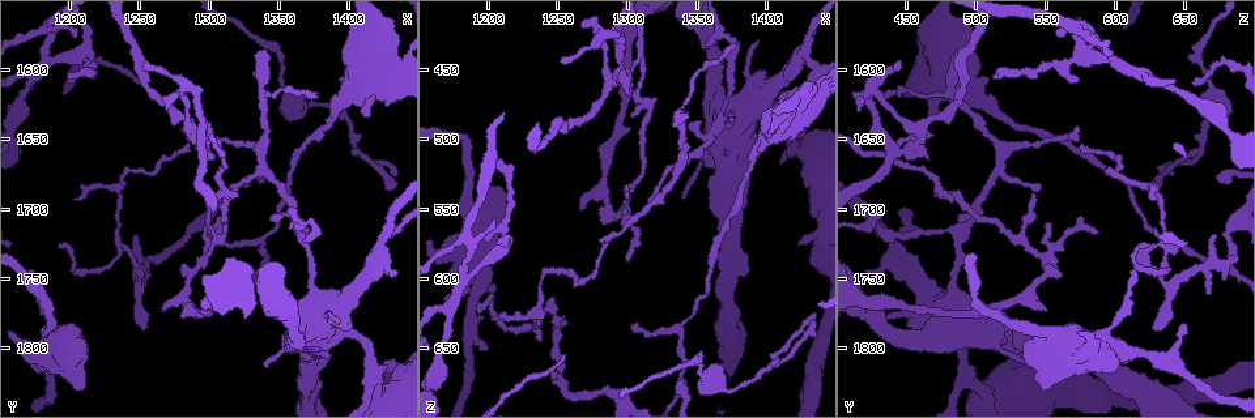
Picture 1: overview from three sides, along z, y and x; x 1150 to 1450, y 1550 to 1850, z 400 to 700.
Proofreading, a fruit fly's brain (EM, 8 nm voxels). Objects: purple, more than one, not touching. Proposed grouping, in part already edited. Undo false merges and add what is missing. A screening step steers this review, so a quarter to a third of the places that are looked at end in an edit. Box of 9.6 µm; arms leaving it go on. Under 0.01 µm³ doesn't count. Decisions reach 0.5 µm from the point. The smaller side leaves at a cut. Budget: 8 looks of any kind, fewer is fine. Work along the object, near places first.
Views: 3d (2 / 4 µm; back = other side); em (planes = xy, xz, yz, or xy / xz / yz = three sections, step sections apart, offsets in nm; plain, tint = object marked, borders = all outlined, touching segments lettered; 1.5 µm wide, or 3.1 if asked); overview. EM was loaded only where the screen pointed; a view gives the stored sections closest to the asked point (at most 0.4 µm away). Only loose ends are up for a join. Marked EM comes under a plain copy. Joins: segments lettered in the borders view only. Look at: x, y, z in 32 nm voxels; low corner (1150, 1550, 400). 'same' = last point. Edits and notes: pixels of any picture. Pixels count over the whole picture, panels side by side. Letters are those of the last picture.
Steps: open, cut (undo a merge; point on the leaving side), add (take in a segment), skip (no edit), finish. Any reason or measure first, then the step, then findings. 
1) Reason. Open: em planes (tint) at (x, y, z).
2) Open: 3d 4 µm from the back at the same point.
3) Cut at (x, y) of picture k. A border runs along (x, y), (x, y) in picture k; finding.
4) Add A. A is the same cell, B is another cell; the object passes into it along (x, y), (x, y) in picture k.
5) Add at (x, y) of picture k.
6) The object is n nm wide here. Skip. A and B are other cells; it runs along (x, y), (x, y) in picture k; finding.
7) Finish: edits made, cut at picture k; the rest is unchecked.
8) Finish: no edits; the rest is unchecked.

Sharp bend. Open: em planes (borders) at (1284, 1612, 424).

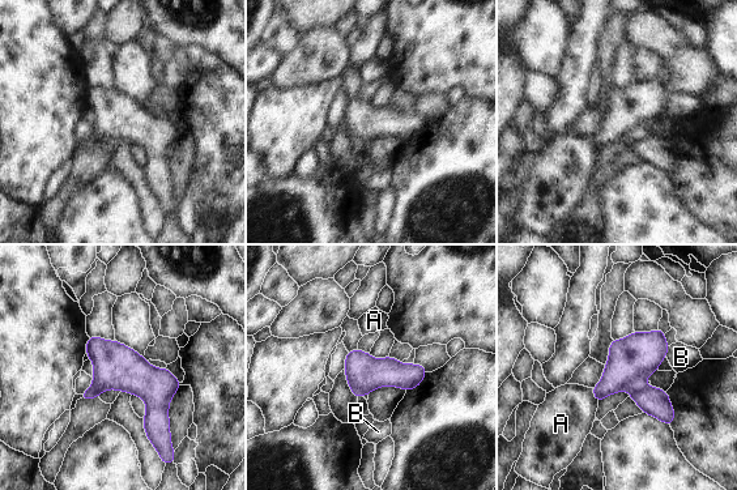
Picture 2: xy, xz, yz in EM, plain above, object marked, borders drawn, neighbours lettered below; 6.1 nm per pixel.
The object is 220 nm wide here. Cut at (631, 359) of picture 2. A and B are other cells; a border runs along (642, 383), (630, 391) in picture 2; a second neuron is stuck on.

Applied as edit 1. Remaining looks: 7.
Long arm stops here. Open: 3d 4 µm from the back at (1284, 1654, 576).

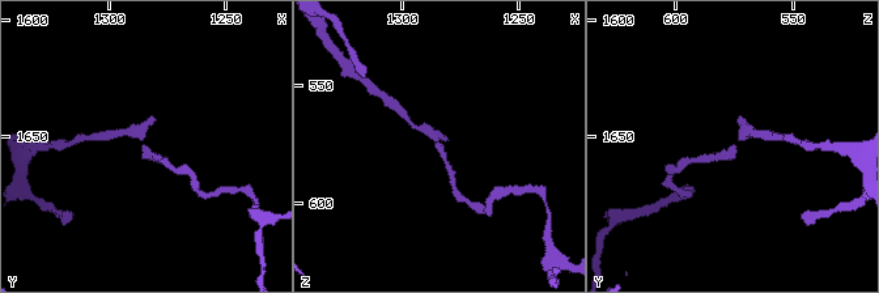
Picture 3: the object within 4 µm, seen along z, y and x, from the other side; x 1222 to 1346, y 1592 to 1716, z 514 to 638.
Need the tissue. Open: em yz step 8 (tint) at (1285, 1655, 576).

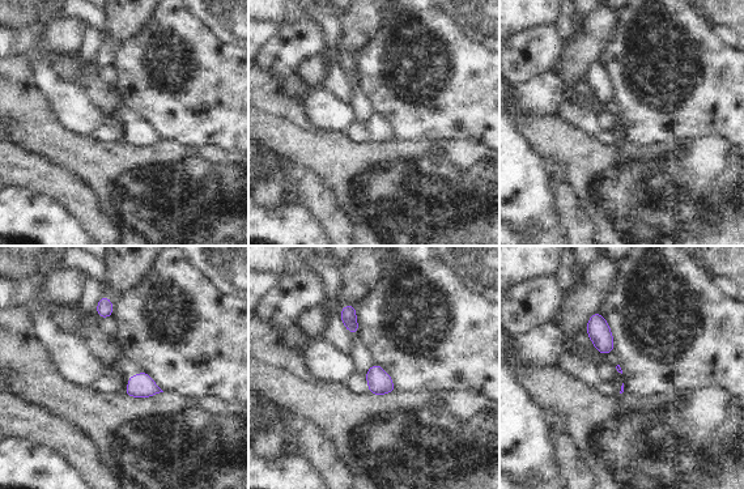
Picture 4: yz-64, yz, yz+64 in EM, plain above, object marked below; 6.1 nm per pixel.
Open: em planes (borders) at the same point.

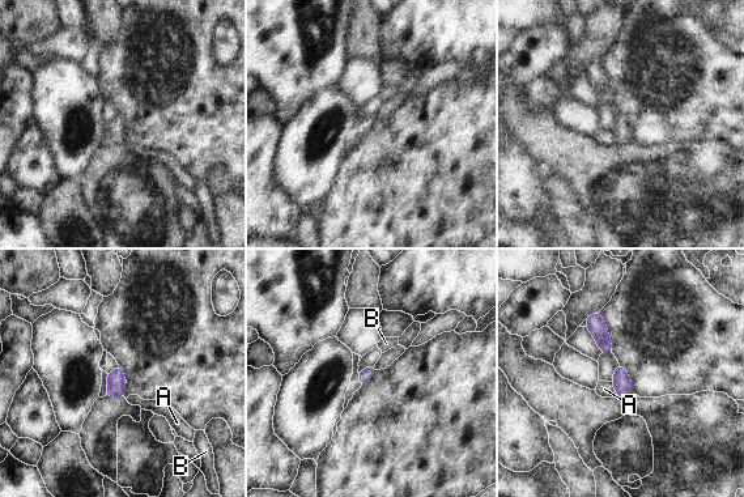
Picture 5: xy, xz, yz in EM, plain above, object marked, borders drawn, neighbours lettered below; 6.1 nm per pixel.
The object is 80 nm wide here. Skip. A and B are other cells; a border runs along (611, 382), (616, 395) in picture 5; none of them fits.

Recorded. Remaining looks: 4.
Sharp bend. Open: em planes (tint) at (1236, 1726, 630).

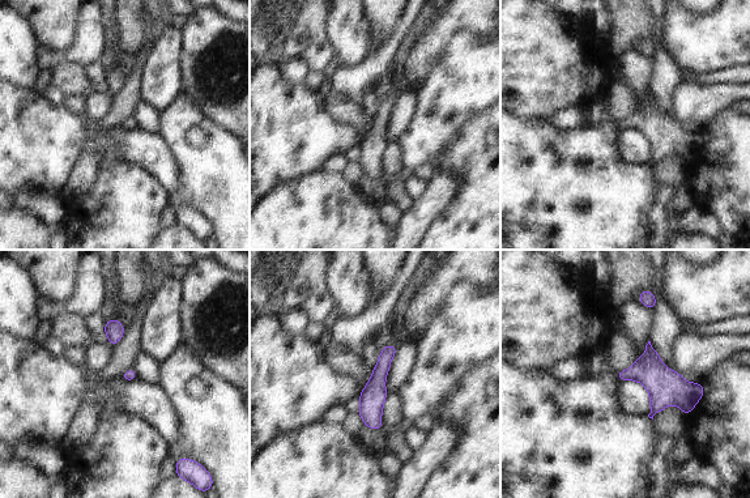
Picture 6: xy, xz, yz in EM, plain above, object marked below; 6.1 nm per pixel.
See the neighbours. Open: em planes (borders) at the same point.

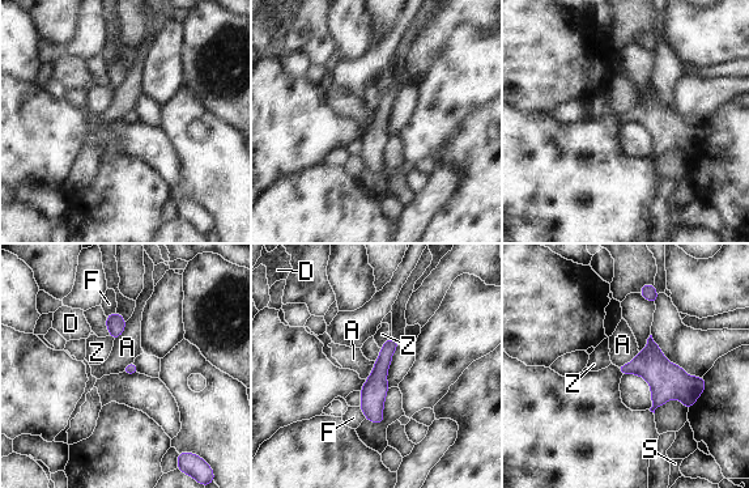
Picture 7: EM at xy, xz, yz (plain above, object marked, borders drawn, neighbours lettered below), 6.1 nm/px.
Skip. A, D, F, S and Z are other cells; it runs along (390, 342), (375, 386), (378, 420) in picture 7; one neuron here.

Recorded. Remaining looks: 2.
Finish: edits made, cut at picture 2; the rest is unchecked.

